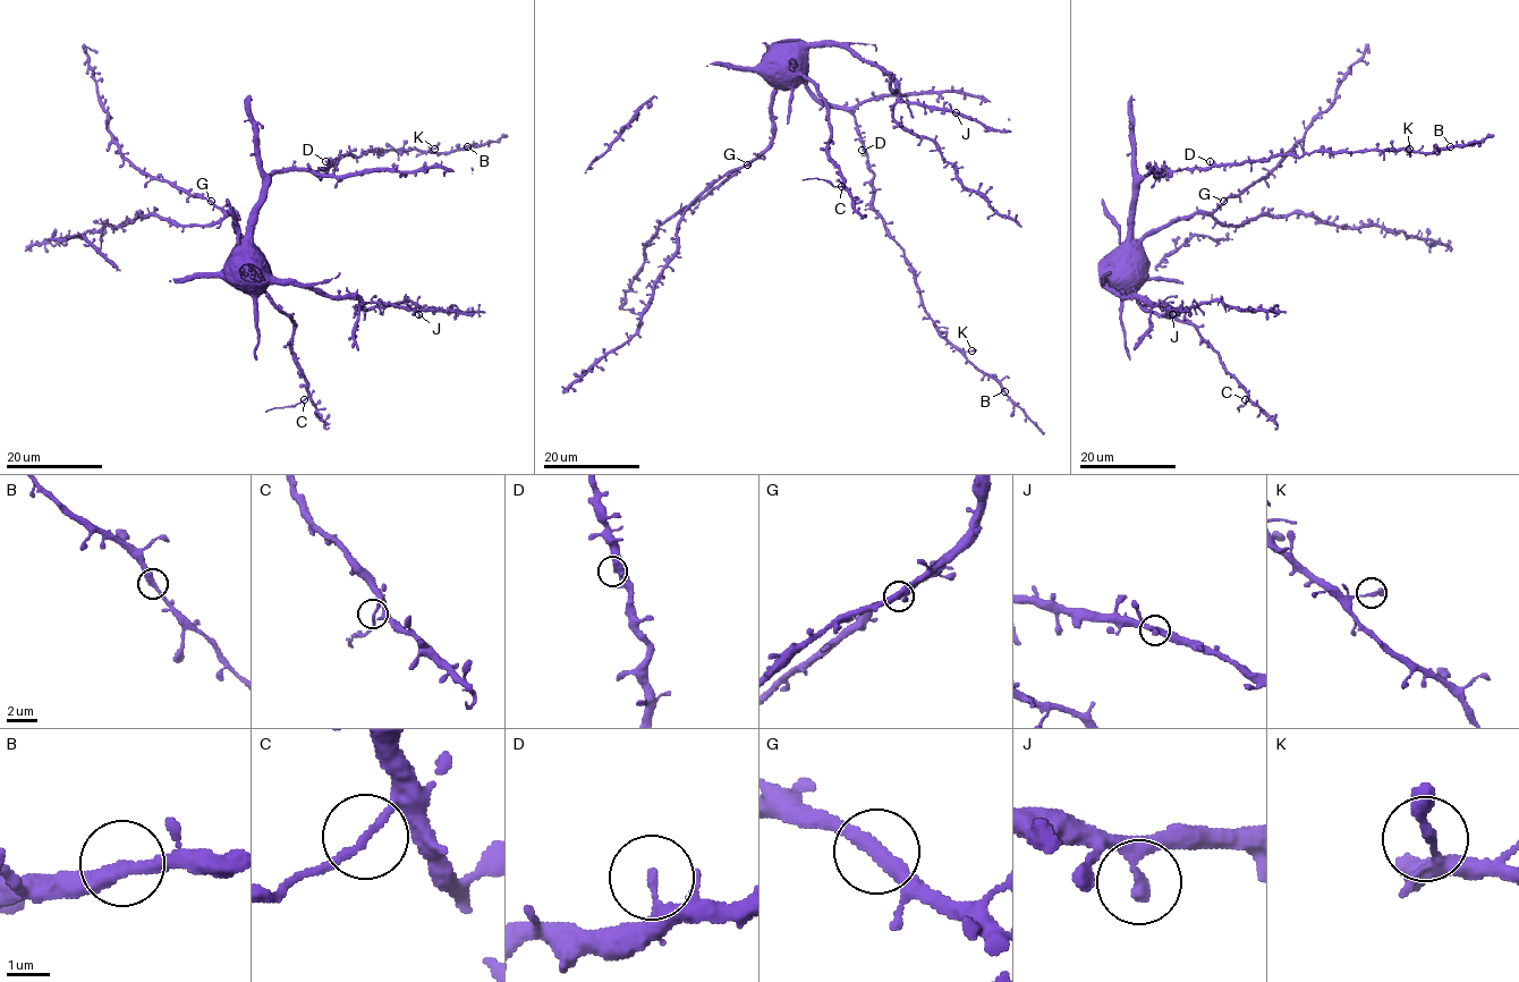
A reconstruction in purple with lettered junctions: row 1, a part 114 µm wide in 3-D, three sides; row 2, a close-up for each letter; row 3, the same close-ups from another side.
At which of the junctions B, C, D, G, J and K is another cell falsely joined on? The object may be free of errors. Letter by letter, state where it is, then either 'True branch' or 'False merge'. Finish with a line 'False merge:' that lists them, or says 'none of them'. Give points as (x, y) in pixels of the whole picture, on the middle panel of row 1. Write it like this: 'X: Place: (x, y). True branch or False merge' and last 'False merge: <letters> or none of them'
B: Place: (1004, 391). True branch
C: Place: (841, 186). False merge
D: Place: (862, 150). True branch
G: Place: (747, 164). True branch
J: Place: (956, 112). True branch
K: Place: (972, 350). True branch
False merge: C

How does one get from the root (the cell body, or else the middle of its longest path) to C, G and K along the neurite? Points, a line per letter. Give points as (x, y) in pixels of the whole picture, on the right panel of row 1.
C: (1110, 277), (1106, 271), (1122, 281), (1144, 307), (1162, 316), (1188, 321), (1248, 394), (1246, 399)
G: (1110, 277), (1106, 271), (1150, 234), (1196, 213), (1211, 213), (1223, 201)
K: (1110, 277), (1108, 264), (1129, 236), (1137, 186), (1153, 172), (1267, 161), (1279, 154), (1409, 149)

